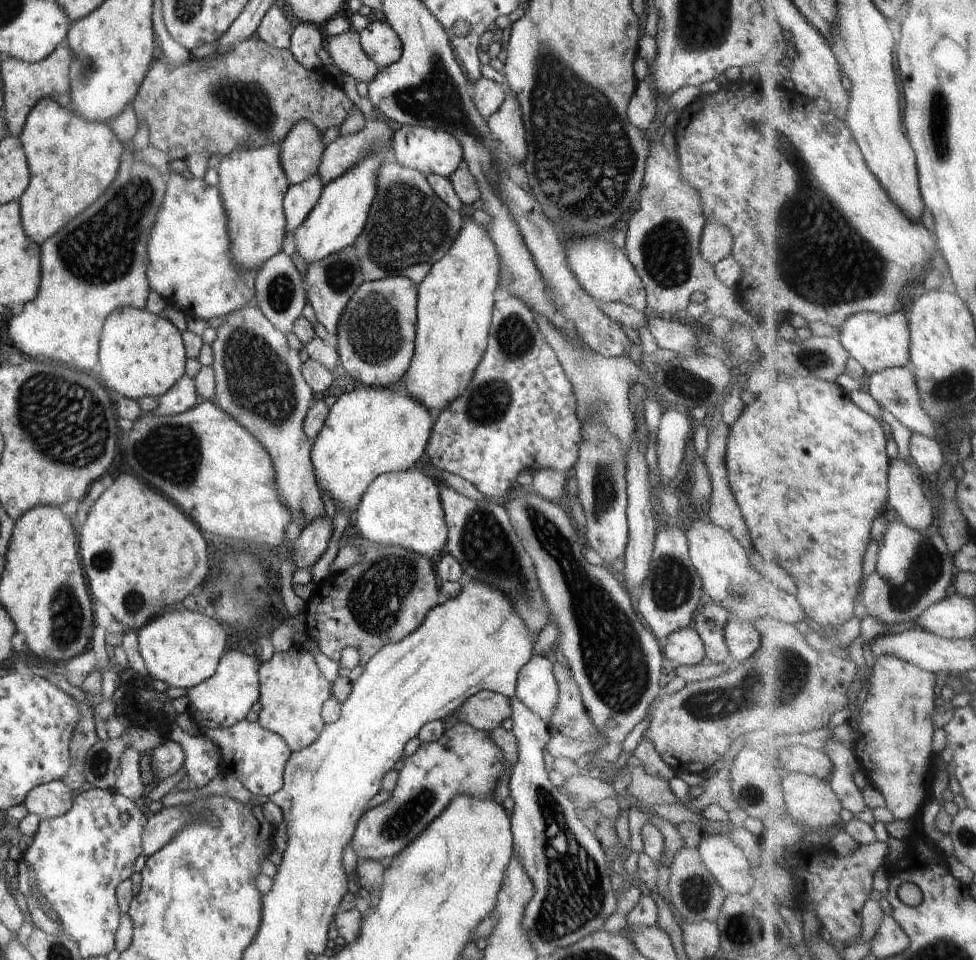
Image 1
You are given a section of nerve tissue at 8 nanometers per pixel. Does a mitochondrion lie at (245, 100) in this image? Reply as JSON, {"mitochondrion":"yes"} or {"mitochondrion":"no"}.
{"mitochondrion":"yes"}

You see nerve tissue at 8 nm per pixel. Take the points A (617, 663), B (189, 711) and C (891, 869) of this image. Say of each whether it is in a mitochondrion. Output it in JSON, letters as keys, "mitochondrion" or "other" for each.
{"A":"mitochondrion","B":"other","C":"other"}

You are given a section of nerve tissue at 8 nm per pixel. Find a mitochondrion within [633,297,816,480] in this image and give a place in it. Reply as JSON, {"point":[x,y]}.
{"point":[684,384]}

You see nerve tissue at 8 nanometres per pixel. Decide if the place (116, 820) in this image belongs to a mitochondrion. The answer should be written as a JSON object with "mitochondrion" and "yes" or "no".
{"mitochondrion":"no"}

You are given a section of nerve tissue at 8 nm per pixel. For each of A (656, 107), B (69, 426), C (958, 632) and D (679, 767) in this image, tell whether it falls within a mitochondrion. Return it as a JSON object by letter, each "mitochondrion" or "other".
{"A":"other","B":"mitochondrion","C":"other","D":"other"}

